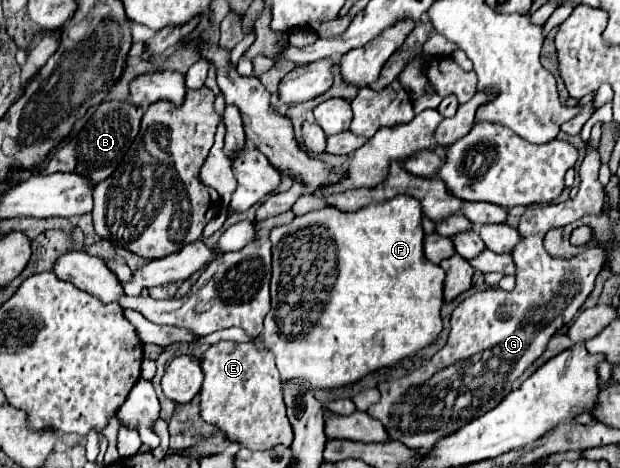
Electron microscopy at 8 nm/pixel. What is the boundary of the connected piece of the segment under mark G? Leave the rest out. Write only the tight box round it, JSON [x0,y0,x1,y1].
[368,125,604,451]

